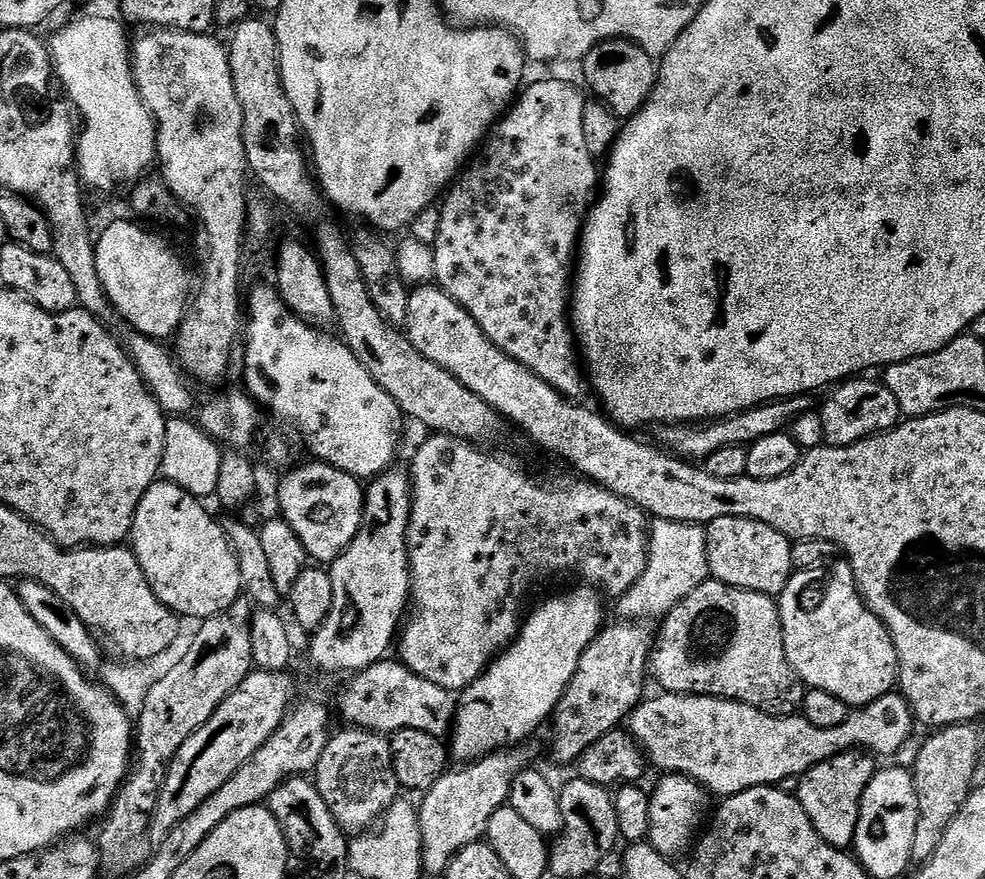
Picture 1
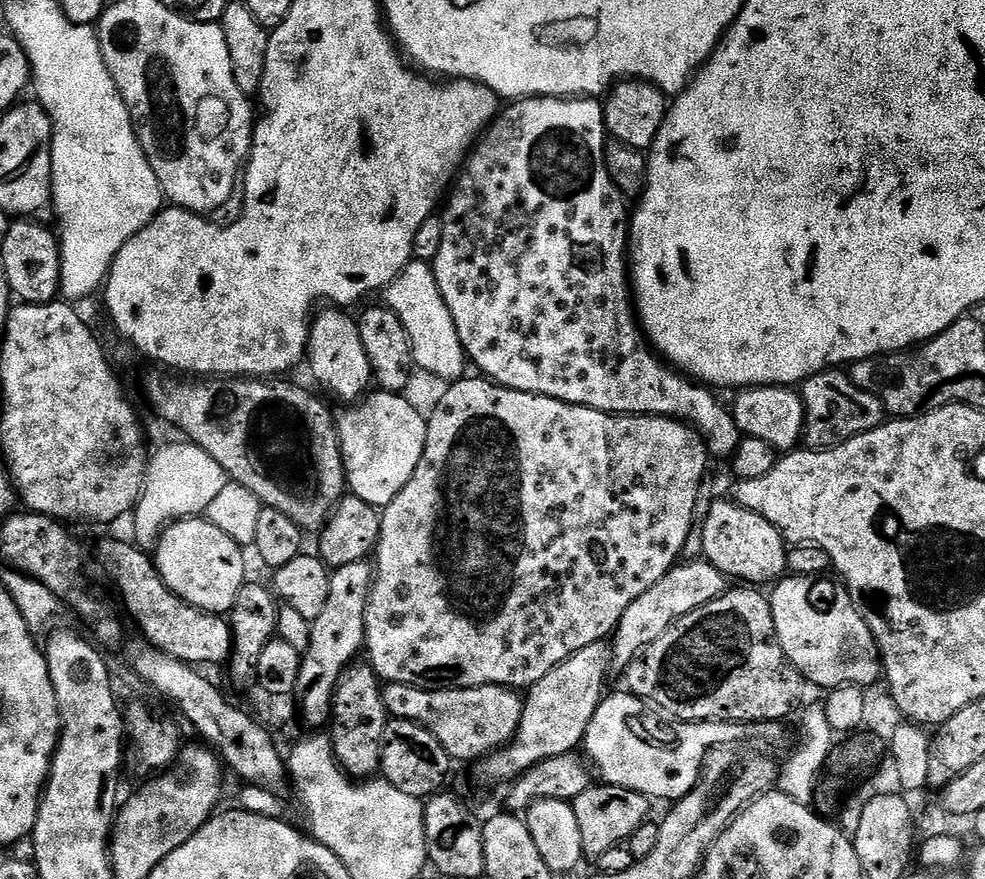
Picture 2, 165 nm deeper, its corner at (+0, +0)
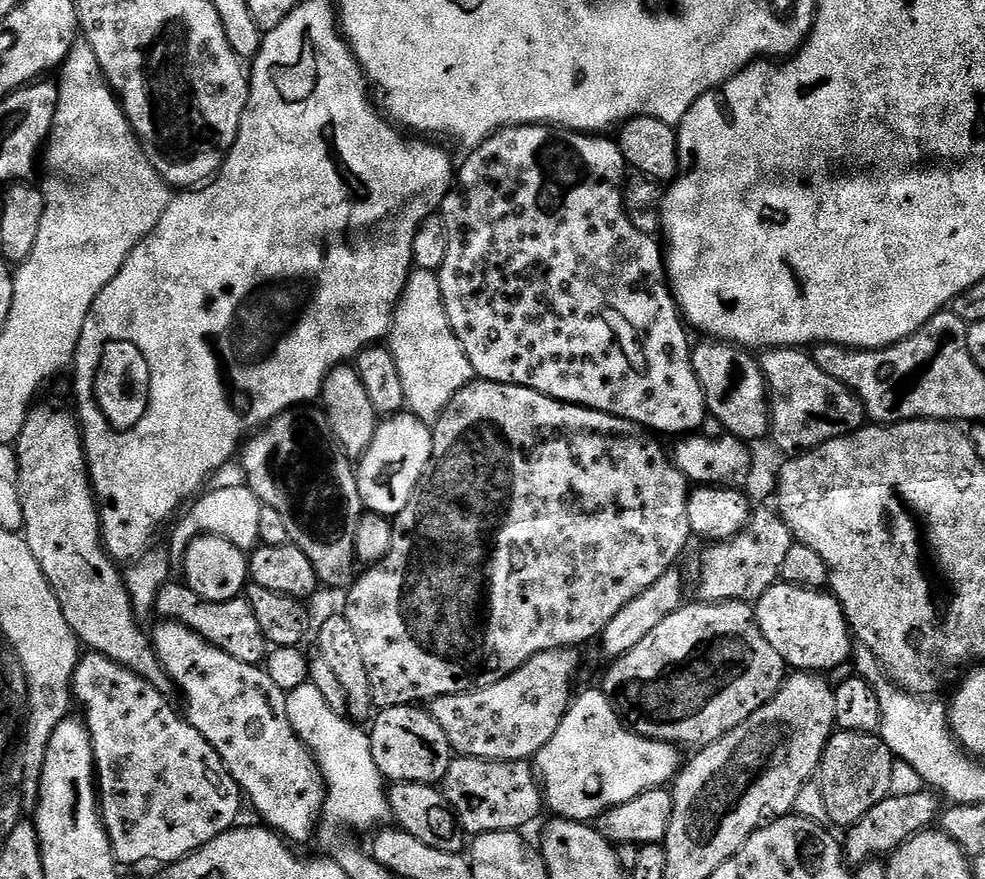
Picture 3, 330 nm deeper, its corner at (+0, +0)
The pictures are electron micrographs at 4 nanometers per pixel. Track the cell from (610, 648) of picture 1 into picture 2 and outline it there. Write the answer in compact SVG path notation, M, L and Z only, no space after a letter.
M692 558L687 562L677 563L666 575L658 578L642 598L634 598L630 606L626 606L626 614L618 622L616 631L610 637L610 668L613 673L623 673L624 669L638 653L650 642L654 642L678 618L698 610L698 606L706 606L706 602L714 602L724 592L729 591L729 577L723 576L716 567L703 558Z

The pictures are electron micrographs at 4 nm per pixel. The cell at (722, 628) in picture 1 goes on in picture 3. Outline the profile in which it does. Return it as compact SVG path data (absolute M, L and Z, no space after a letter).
M727 600L724 604L695 603L685 603L674 614L662 618L662 622L658 622L658 626L654 626L654 630L650 630L650 634L646 634L646 638L642 638L642 642L634 646L634 650L630 650L625 656L615 657L609 663L612 665L609 666L608 673L604 676L604 684L602 684L602 691L608 695L609 700L615 703L616 711L620 713L633 732L637 732L639 736L644 736L648 740L660 740L664 744L679 746L681 749L692 748L691 750L699 750L707 744L718 742L726 734L730 734L730 730L742 726L742 722L746 722L750 714L754 714L759 708L770 703L786 679L786 665L782 654L778 654L778 650L774 650L774 646L766 642L751 603L742 600Z

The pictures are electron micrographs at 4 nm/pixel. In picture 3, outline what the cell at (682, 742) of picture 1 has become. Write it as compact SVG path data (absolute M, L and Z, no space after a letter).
M596 690L584 692L581 696L579 693L573 699L558 730L554 730L554 738L550 738L550 742L546 742L542 750L538 750L534 757L534 767L536 775L540 777L547 811L552 811L553 817L595 822L603 812L622 802L630 802L652 788L671 785L682 767L679 754L681 755L673 745L664 744L660 740L648 740L633 732L616 711L616 705L608 699L608 695L602 690Z

